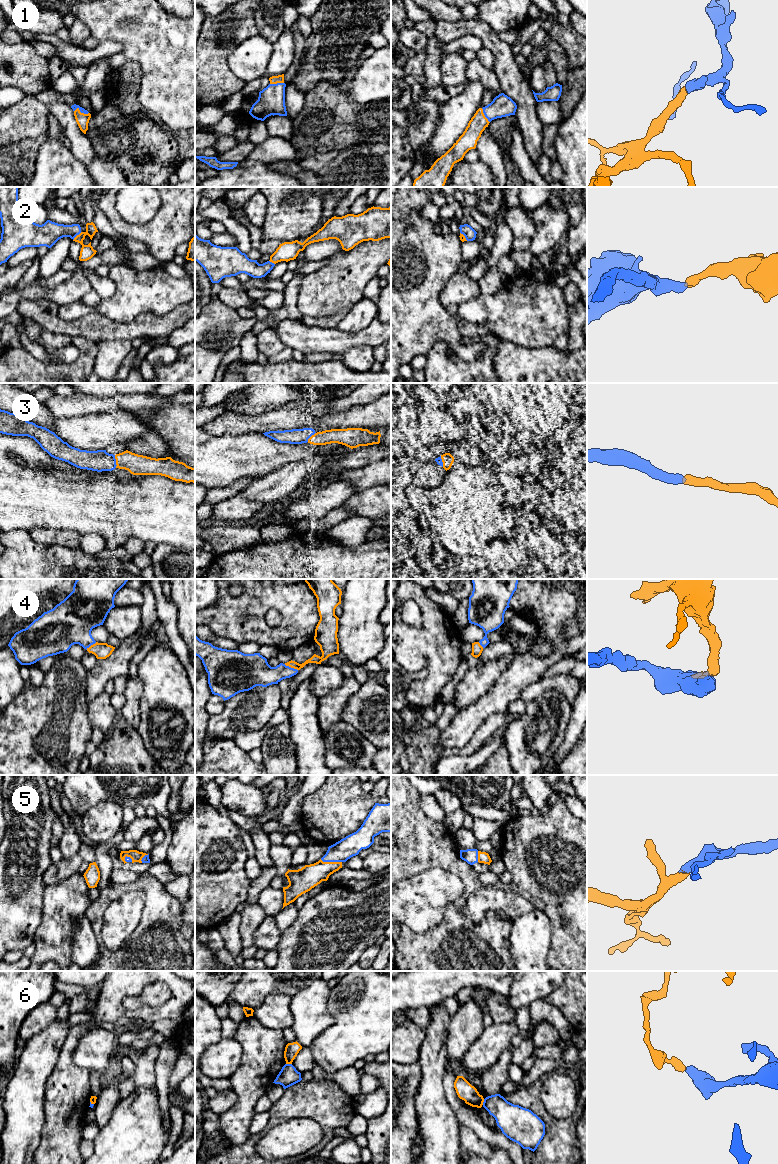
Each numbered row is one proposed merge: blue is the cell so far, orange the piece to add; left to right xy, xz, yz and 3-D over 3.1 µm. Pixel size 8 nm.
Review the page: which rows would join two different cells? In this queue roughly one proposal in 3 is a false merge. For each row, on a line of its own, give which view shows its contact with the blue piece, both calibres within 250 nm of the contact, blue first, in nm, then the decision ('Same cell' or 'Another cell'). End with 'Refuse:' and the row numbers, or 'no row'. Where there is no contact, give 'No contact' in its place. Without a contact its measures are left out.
1: Touches blue in xy. Thickness 50 nm (blue) against 100 nm. Same cell
2: Touches blue in xy. Thickness 190 nm (blue) against 110 nm. Same cell
3: Touches blue in xy. Thickness 170 nm (blue) against 160 nm. Same cell
4: Touches blue in xz. Thickness 200 nm (blue) against 70 nm. Same cell
5: Touches blue in xz. Thickness 170 nm (blue) against 190 nm. Same cell
6: Touches blue in xz. Thickness 160 nm (blue) against 110 nm. Another cell
Refuse: 6

